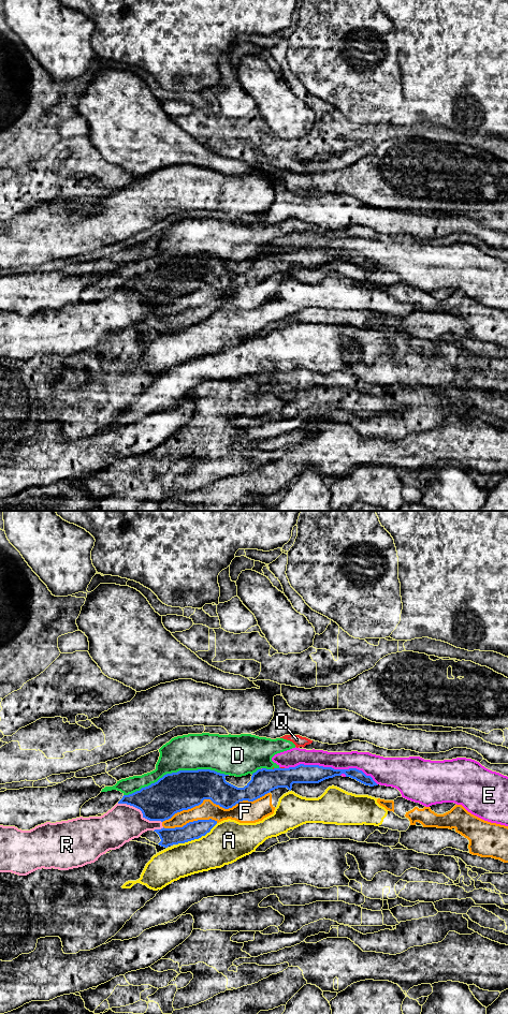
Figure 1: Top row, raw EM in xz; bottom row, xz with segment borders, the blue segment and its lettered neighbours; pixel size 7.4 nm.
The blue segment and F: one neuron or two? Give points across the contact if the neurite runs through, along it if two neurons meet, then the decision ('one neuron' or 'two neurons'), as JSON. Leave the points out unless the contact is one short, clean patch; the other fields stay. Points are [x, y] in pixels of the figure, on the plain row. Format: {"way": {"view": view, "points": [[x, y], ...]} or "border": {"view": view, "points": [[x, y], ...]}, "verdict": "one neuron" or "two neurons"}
{"verdict": "two neurons"}

